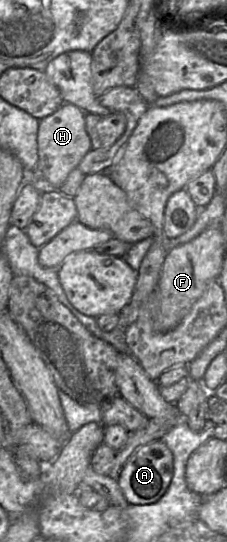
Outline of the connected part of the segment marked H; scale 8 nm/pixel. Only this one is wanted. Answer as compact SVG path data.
M63 103L55 112L40 119L37 170L50 188L59 189L69 173L76 169L82 158L92 149L91 139L86 130L86 113L78 106Z

